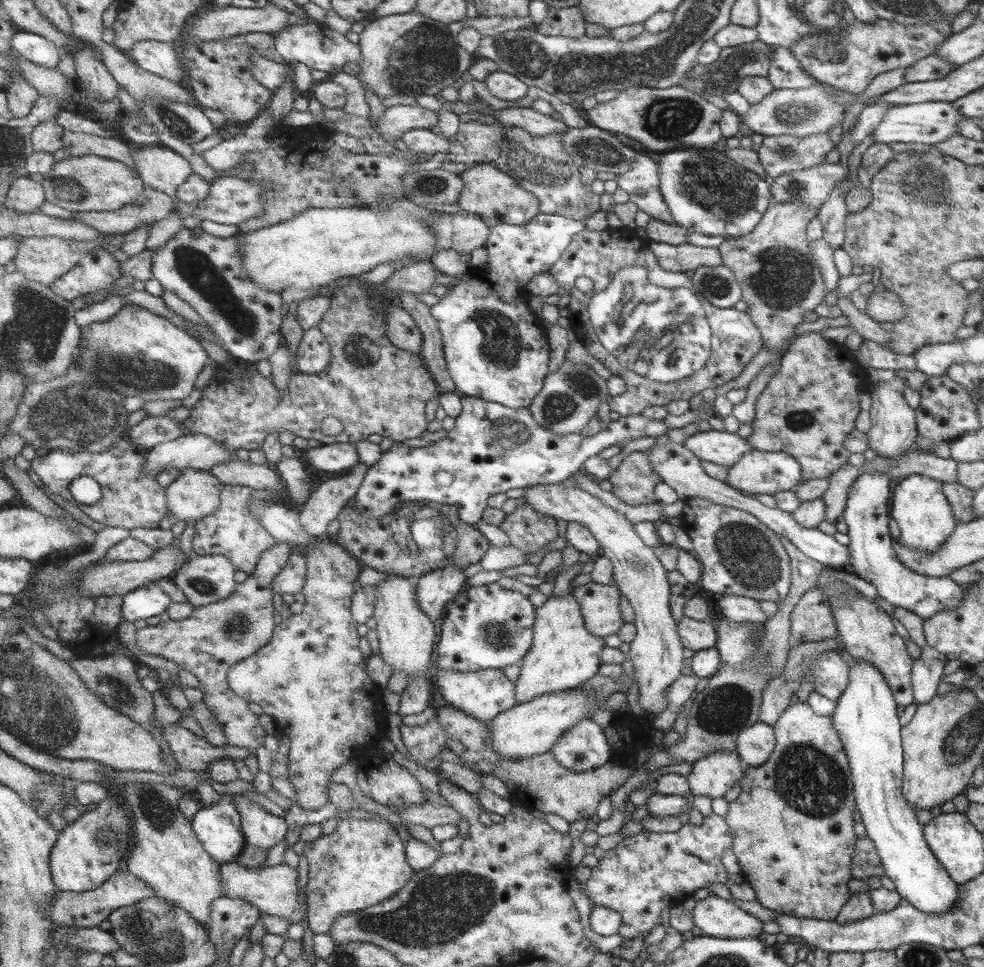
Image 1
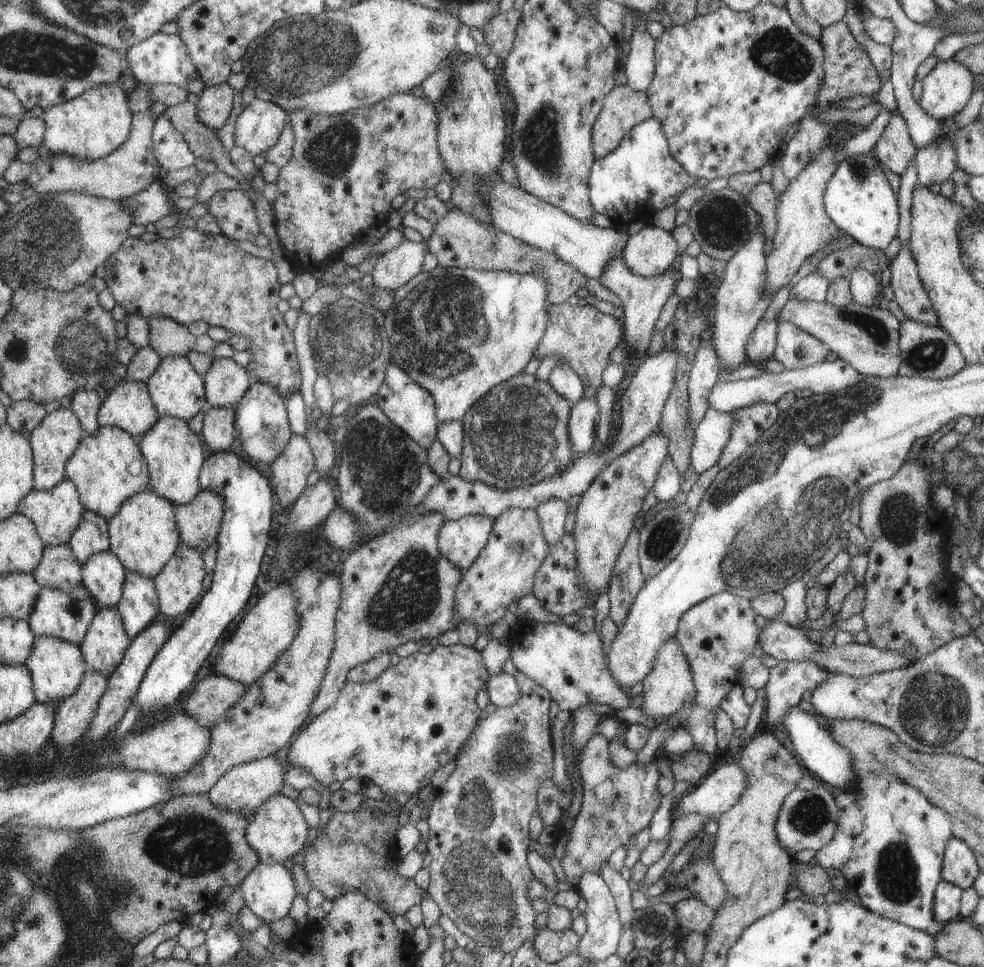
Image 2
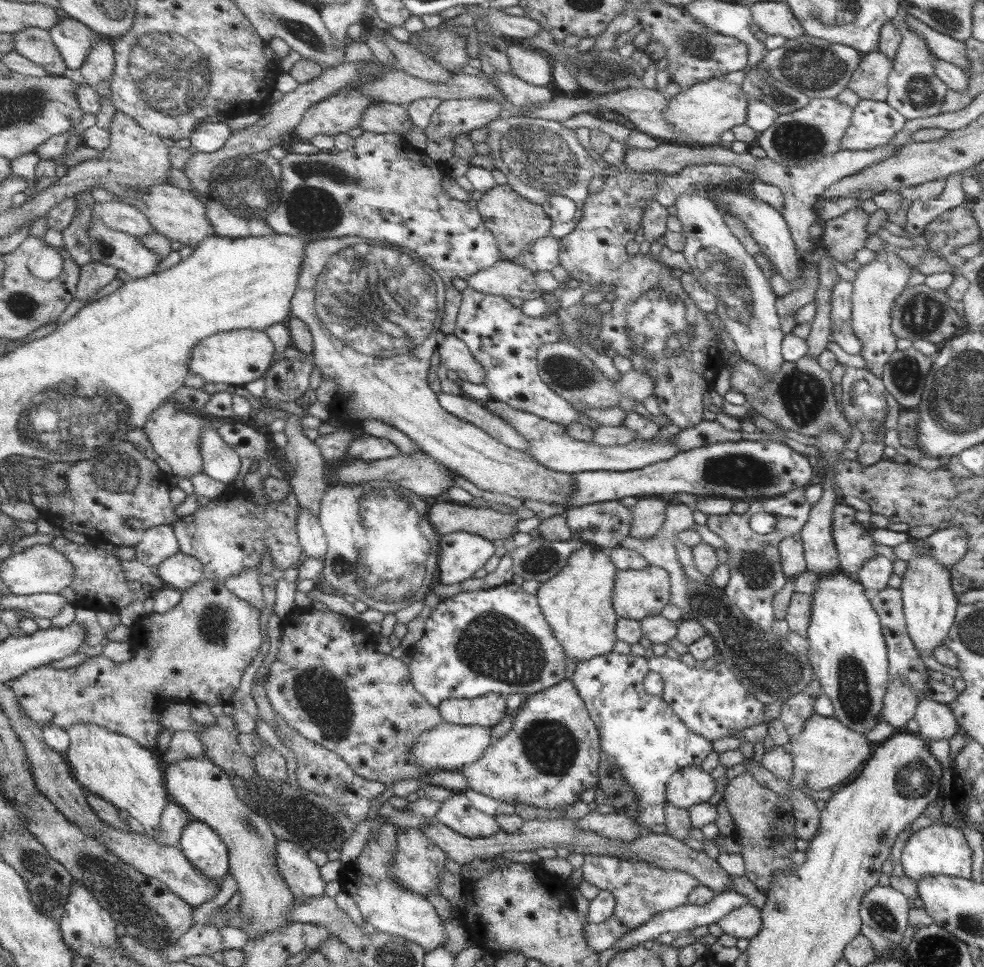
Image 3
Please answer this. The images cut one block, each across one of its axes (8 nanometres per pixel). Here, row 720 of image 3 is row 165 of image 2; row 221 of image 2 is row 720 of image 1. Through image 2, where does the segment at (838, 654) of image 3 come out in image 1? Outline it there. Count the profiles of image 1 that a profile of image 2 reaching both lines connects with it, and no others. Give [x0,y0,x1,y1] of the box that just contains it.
[831,660,959,914]

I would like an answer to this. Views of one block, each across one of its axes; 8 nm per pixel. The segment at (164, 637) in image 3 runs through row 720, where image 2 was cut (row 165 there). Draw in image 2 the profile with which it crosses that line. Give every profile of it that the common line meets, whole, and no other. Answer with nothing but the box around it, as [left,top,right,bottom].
[26,82,163,201]

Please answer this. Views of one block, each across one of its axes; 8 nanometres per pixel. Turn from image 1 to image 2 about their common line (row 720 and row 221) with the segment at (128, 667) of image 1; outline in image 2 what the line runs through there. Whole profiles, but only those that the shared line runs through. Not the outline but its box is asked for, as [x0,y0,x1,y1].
[122,179,179,226]

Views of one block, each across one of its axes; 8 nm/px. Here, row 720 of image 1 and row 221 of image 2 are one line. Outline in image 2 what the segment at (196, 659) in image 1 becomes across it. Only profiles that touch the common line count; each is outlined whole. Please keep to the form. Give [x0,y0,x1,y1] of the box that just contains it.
[207,190,260,243]

